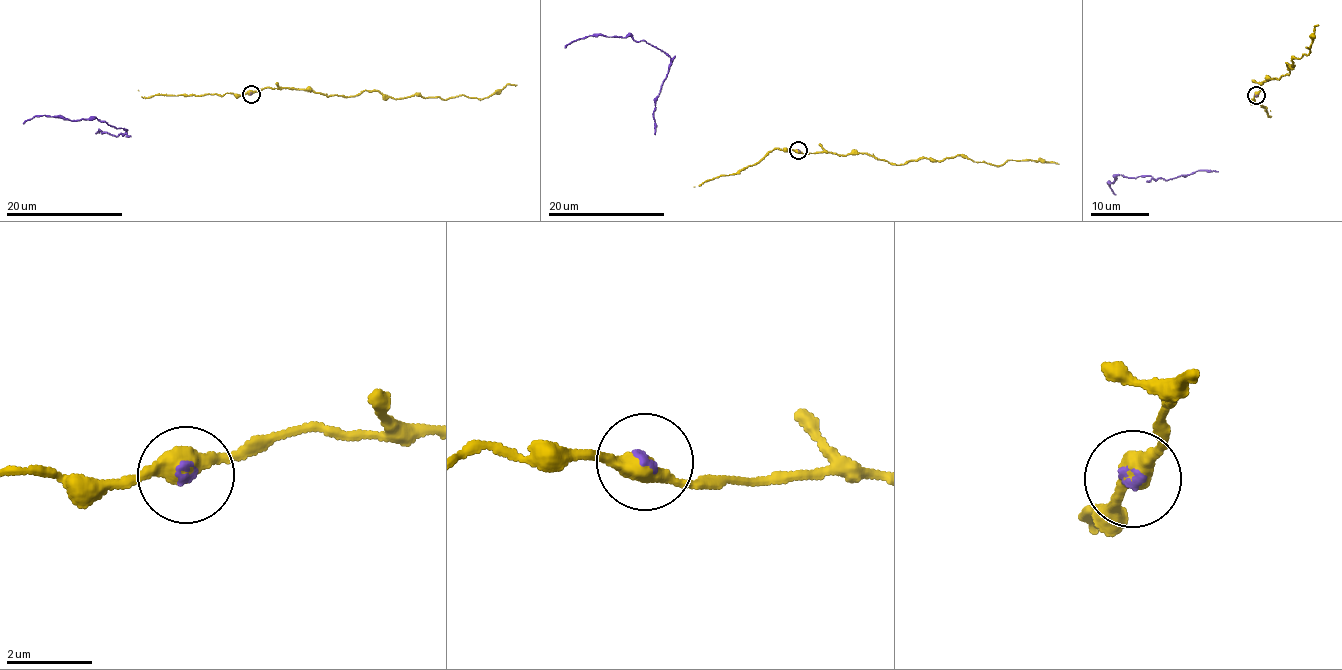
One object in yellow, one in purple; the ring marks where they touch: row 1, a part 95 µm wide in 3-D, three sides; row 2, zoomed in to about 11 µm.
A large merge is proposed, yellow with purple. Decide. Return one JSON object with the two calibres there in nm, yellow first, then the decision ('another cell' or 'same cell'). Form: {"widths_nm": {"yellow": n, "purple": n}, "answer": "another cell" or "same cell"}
{"widths_nm": {"yellow": 420, "purple": 110}, "answer": "same cell"}

